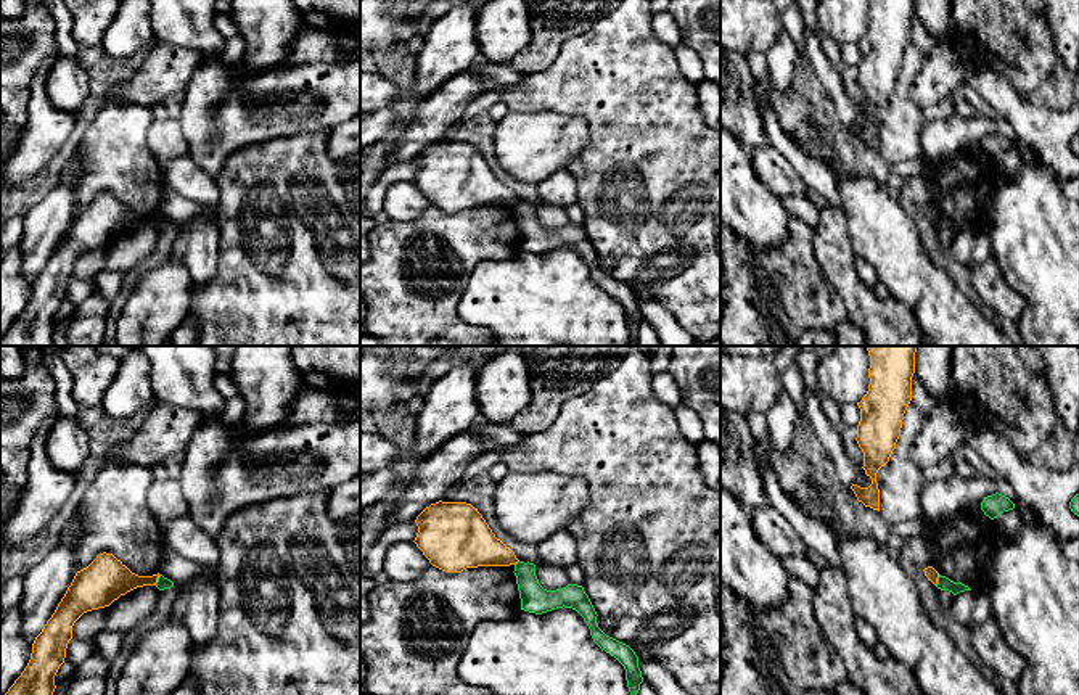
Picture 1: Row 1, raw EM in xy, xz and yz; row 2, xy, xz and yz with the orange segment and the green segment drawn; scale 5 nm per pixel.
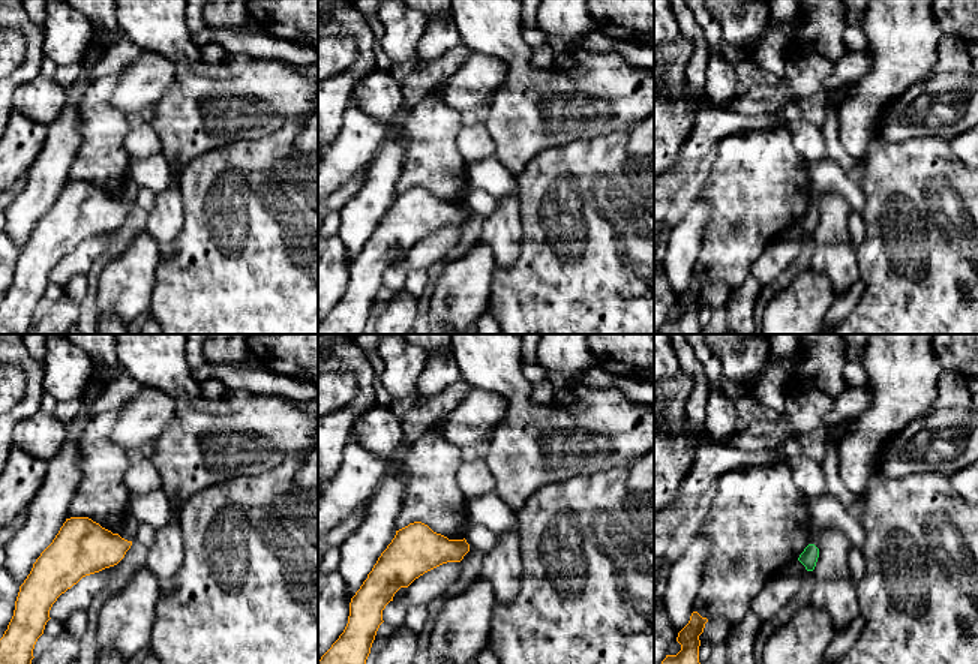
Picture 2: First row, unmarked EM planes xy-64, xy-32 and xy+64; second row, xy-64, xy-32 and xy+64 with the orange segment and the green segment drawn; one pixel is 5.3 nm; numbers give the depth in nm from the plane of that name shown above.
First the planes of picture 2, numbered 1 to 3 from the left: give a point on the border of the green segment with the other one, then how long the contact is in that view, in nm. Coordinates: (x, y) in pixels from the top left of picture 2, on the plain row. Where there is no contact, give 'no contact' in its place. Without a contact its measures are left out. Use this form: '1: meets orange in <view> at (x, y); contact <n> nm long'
1: no contact
2: no contact
3: no contact

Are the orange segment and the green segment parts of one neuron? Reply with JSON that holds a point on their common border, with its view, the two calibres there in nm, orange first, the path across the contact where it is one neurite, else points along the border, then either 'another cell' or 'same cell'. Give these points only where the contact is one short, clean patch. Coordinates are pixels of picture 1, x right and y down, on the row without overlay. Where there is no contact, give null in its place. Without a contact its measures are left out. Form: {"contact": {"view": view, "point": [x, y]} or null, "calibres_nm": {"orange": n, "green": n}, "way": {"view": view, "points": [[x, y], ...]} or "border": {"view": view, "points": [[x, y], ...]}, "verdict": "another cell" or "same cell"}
{"contact": {"view": "xy", "point": [156, 219]}, "calibres_nm": {"orange": 220, "green": 70}, "border": {"view": "xy", "points": [[160, 214], [155, 224]]}, "verdict": "another cell"}

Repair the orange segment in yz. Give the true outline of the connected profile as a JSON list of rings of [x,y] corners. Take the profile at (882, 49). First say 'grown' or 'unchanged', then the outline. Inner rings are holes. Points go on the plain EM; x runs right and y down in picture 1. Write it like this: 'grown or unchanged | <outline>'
unchanged | [[[870,0],[868,31],[857,42],[860,61],[857,84],[864,92],[864,109],[872,117],[868,127],[852,124],[859,142],[880,151],[876,113],[889,101],[901,76],[904,53],[912,40],[915,0]]]

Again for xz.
unchanged | [[[439,140],[426,146],[415,162],[418,172],[413,182],[433,206],[445,212],[519,201],[471,143]]]

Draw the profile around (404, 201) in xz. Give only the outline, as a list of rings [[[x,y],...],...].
[[[399,180],[386,188],[383,212],[392,222],[410,222],[428,206],[429,199],[412,180]]]

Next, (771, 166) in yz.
[[[770,143],[761,145],[749,156],[757,179],[777,198],[801,196],[809,190],[788,159]]]

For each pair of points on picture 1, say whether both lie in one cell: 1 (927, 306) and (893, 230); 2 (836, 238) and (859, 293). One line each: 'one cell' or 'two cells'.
1: one cell
2: one cell

